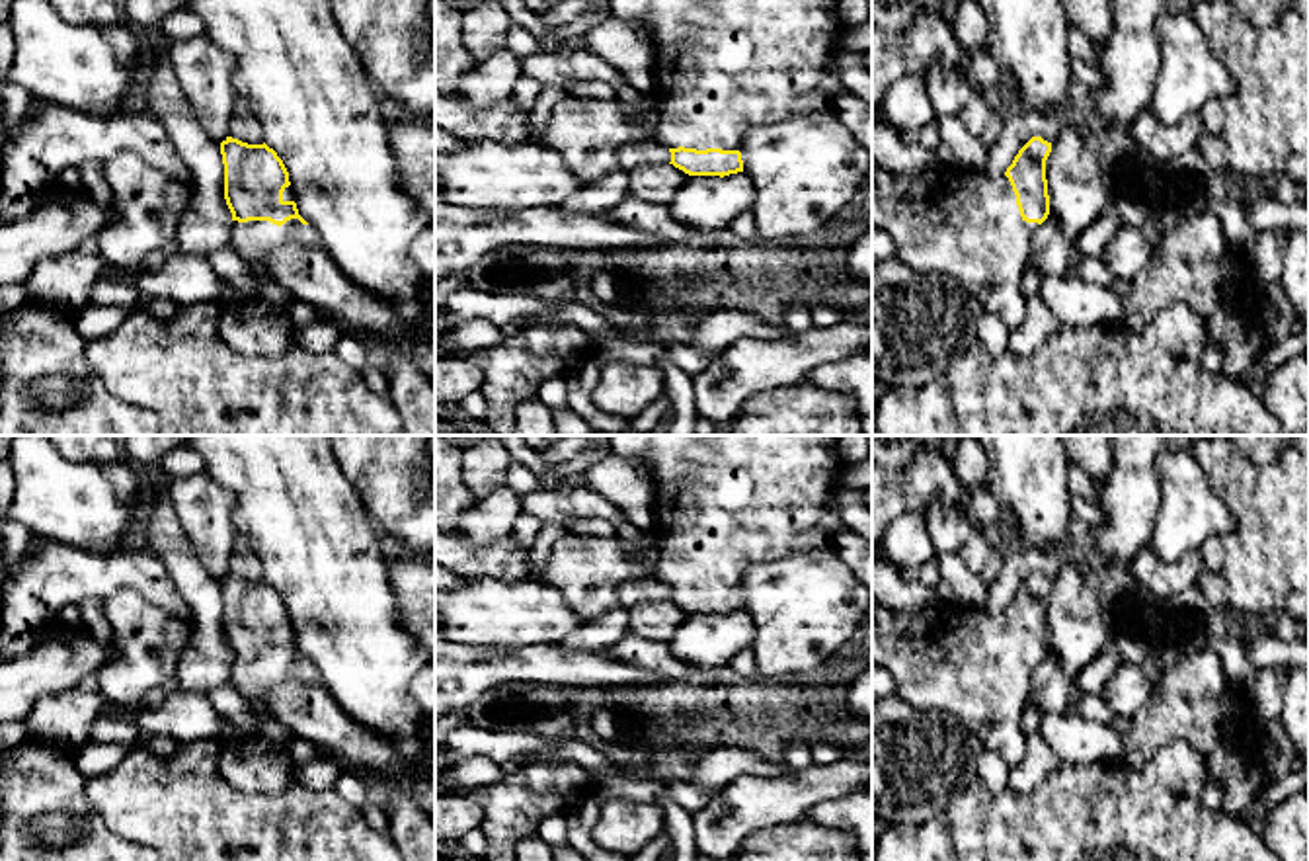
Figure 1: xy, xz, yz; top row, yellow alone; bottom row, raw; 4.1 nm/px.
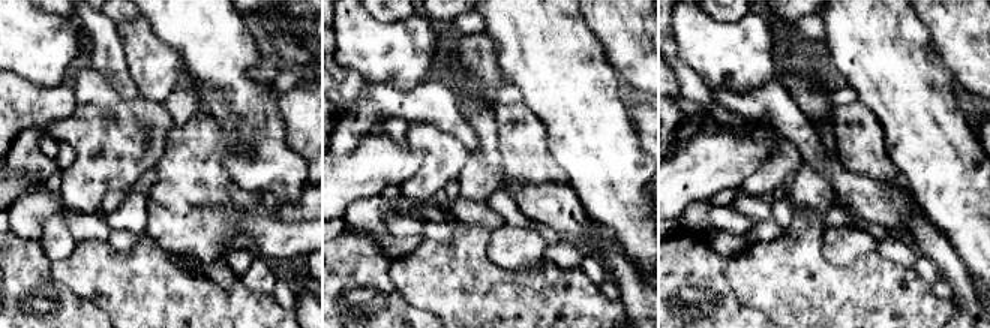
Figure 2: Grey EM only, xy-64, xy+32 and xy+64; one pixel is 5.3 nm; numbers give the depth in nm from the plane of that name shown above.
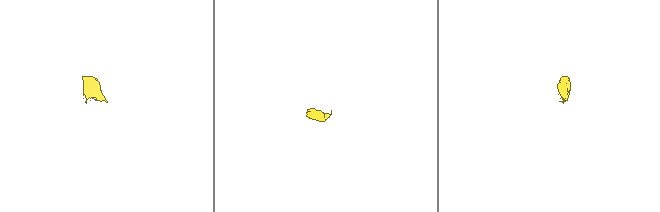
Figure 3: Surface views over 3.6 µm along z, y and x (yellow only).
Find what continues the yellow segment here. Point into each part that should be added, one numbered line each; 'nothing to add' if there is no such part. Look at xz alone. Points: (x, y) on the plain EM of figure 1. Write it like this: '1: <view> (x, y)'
1: xz (722, 502)

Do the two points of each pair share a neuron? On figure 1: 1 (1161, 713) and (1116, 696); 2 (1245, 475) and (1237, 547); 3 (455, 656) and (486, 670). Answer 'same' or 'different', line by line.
1: different
2: same
3: same

